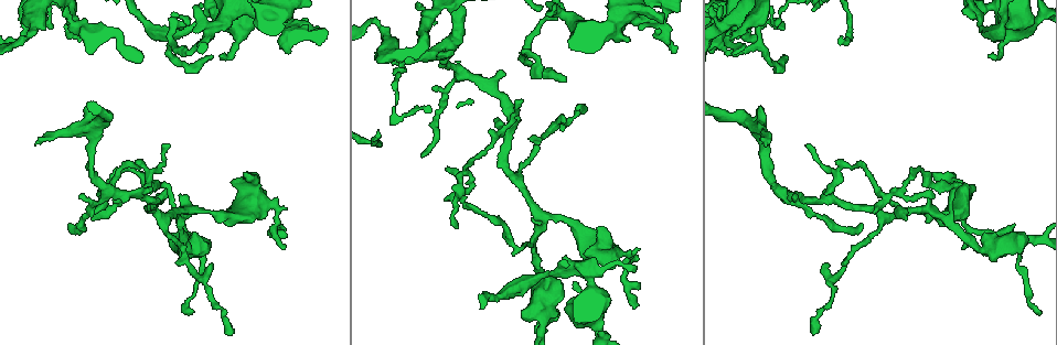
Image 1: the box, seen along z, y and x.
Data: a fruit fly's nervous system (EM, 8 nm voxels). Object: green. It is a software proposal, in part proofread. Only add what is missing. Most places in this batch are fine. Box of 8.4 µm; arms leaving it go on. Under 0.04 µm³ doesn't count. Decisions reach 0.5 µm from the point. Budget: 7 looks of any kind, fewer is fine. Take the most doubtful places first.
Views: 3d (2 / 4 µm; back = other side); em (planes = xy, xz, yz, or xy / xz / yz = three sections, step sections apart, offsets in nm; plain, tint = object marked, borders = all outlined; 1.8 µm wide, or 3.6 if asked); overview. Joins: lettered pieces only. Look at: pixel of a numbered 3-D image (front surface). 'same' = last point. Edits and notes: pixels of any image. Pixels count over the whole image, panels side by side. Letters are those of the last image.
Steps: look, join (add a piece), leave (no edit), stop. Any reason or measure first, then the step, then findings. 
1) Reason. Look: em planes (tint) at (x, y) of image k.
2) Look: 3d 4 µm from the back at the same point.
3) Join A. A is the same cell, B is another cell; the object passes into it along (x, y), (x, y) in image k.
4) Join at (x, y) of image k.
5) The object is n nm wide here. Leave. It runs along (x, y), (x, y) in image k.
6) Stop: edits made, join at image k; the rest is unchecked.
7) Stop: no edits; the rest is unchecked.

An open end. Look: 3d 2 µm at (674, 52) of image 1.

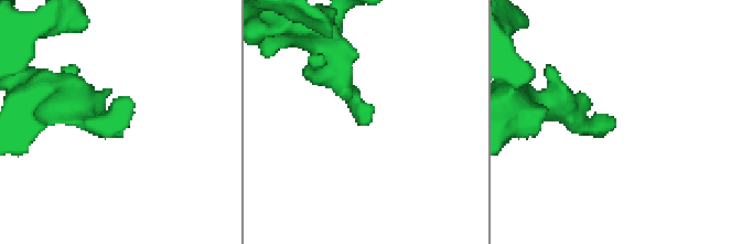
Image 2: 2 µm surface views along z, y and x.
Look: em planes (borders) at (615, 127) of image 2.

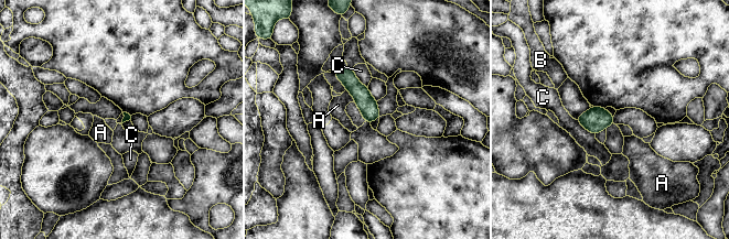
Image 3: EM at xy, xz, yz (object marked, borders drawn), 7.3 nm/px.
Leave. A, B and C are other cells; a border runs along (346, 89), (354, 101) in image 3; no lettered piece goes on from it.

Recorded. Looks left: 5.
Sudden change in width. Look: 3d 4 µm at (95, 138) of image 1.

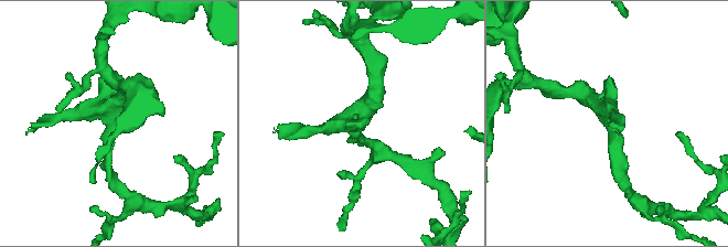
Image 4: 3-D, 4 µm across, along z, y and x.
Need the tissue. Look: em xz step 4 (tint) at (110, 124) of image 4.

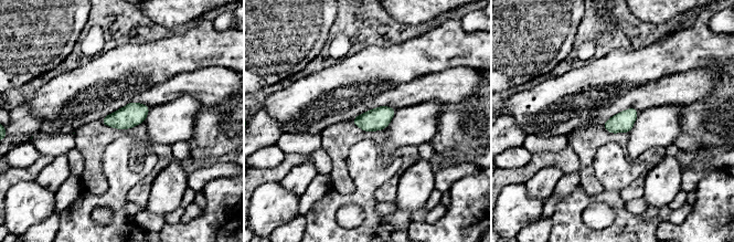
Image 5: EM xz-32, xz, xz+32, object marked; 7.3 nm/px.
Cut it another way. Look: em yz step 8 (borders) at the same point.

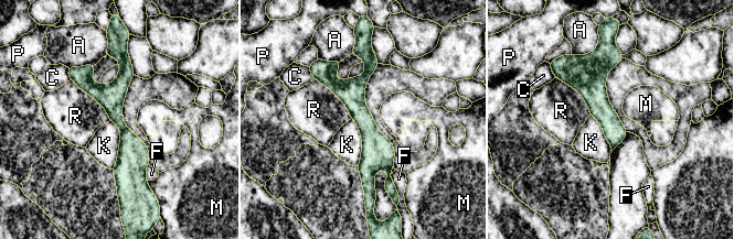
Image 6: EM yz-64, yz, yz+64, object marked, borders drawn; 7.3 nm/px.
Leave. A, C, F, K, M, P and R are other cells; a border runs along (110, 120), (119, 129), (113, 170) in image 6; no lettered piece goes on from it.

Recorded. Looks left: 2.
Look: em planes (plain) at (458, 177) of image 1.

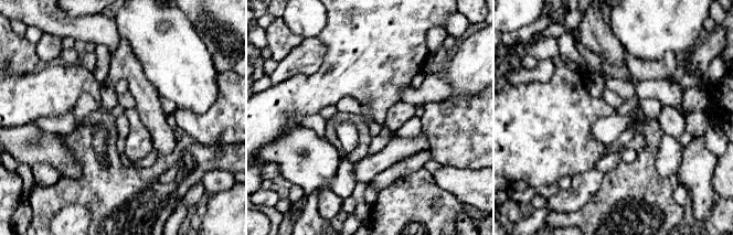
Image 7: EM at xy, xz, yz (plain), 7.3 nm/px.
What lies round it. Look: em planes (borders) at the same point.

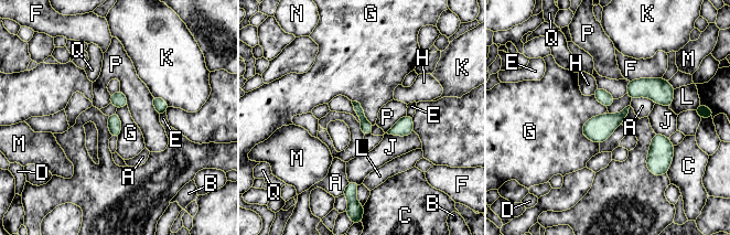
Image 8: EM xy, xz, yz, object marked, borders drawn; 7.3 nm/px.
The object is 90 nm wide here. Leave. A, B, C, D, E, F, G, H, J, K, L, M, N, P and Q are other cells; a border runs along (608, 111), (583, 125), (587, 139) in image 8; no lettered piece goes on from it.

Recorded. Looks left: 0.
Stop: no edits; the rest is unchecked.

